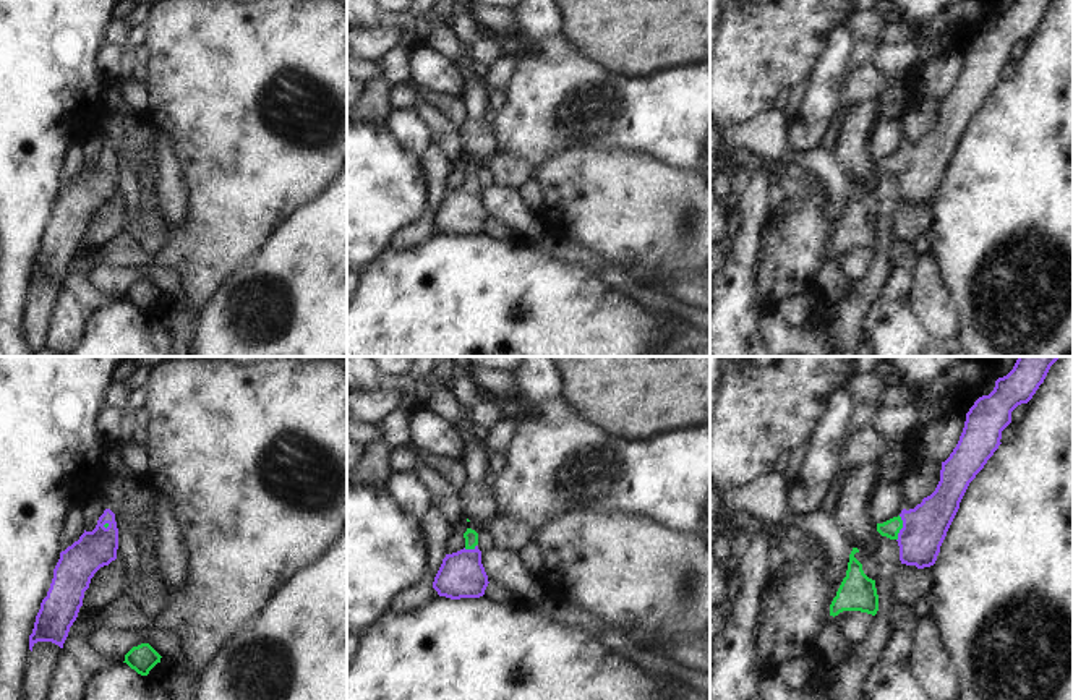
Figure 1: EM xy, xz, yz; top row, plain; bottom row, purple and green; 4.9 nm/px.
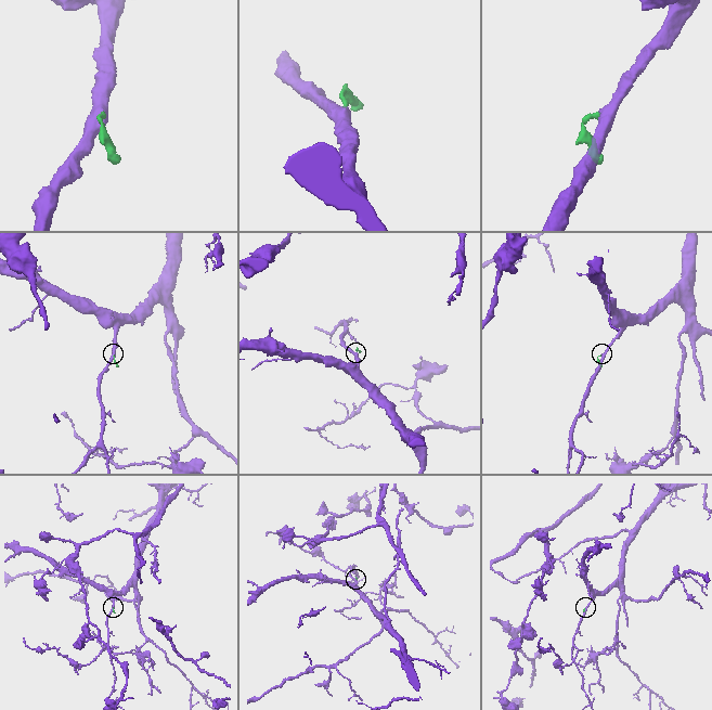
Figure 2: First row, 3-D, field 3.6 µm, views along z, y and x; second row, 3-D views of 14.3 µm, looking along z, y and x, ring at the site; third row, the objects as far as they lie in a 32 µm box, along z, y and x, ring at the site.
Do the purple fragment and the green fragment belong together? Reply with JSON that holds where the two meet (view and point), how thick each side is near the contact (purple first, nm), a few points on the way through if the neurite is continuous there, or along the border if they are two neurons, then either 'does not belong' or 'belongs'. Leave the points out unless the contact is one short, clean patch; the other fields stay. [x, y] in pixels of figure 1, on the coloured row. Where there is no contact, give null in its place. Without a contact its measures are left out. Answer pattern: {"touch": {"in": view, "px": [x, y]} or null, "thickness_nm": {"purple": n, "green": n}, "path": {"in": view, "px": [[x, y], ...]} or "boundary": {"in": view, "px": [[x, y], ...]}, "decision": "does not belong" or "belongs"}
{"touch": {"in": "yz", "px": [902, 529]}, "thickness_nm": {"purple": 220, "green": 90}, "path": {"in": "yz", "px": [[924, 527], [902, 529], [890, 529]]}, "decision": "belongs"}

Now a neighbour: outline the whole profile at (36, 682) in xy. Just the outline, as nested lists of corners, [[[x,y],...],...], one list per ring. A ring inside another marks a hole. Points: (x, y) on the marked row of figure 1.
[[[52,642],[34,643],[23,682],[24,700],[47,700],[50,672],[60,650]]]

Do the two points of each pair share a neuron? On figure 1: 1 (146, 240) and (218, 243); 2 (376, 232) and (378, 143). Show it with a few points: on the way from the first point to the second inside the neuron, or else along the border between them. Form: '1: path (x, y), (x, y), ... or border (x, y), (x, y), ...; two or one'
1: border (170, 229), (166, 242), (151, 256); two
2: path (376, 209), (376, 166); one

